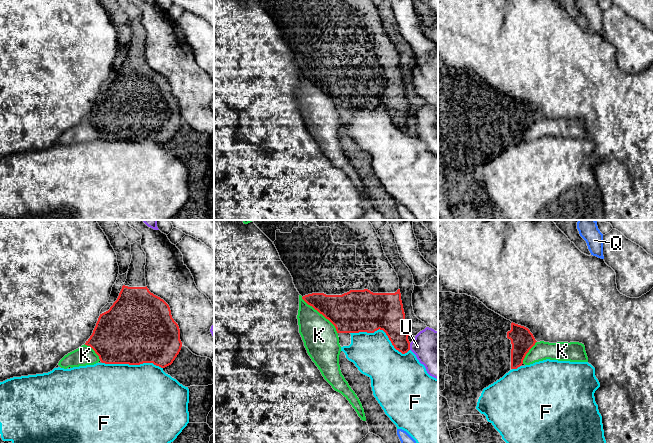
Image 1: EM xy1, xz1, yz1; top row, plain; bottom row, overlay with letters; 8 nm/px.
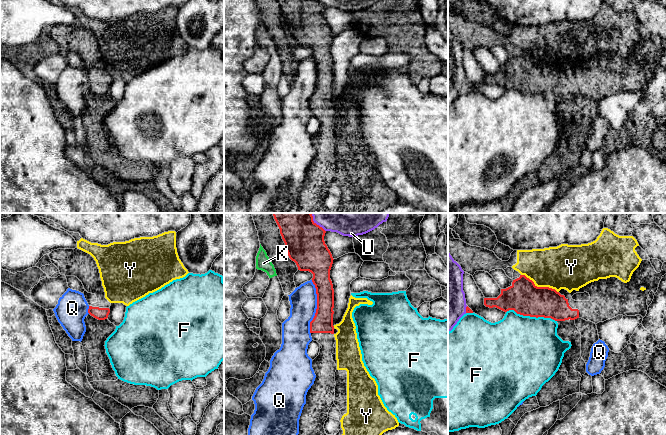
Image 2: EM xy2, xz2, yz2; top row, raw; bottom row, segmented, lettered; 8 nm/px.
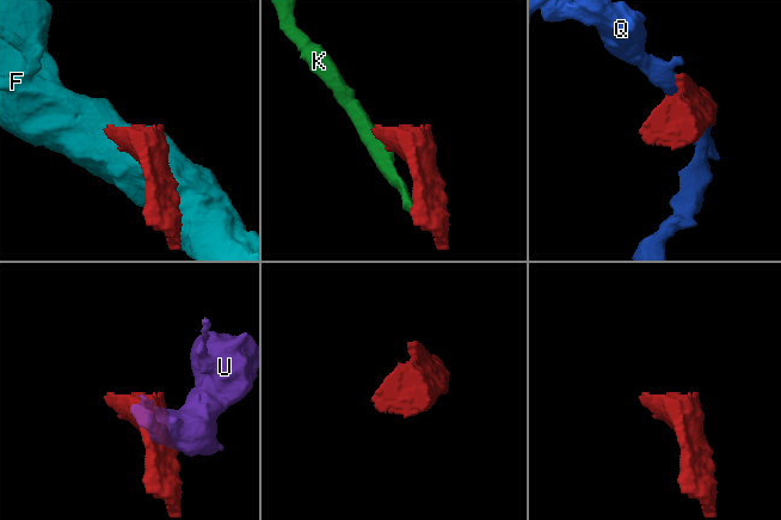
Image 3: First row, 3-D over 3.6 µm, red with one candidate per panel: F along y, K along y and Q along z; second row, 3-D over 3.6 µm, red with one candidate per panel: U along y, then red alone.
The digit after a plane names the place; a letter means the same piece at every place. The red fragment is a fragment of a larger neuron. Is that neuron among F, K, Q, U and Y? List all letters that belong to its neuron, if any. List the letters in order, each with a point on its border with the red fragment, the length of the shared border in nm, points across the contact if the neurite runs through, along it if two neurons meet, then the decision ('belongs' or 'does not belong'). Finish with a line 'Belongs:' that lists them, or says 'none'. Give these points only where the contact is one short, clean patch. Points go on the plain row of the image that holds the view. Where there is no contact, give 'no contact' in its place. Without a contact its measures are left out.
F: contact xz1 (382, 105); length 500 nm; does not belong
K: contact xz1 (321, 89); length 420 nm; border xz1 (301, 73), (321, 89), (334, 102), (337, 109); does not belong
Q: contact xz2 (317, 83); length 440 nm; does not belong
U: contact xz1 (409, 122); length 60 nm; does not belong
Y: contact yz2 (540, 63); length 340 nm; does not belong
Belongs: none

